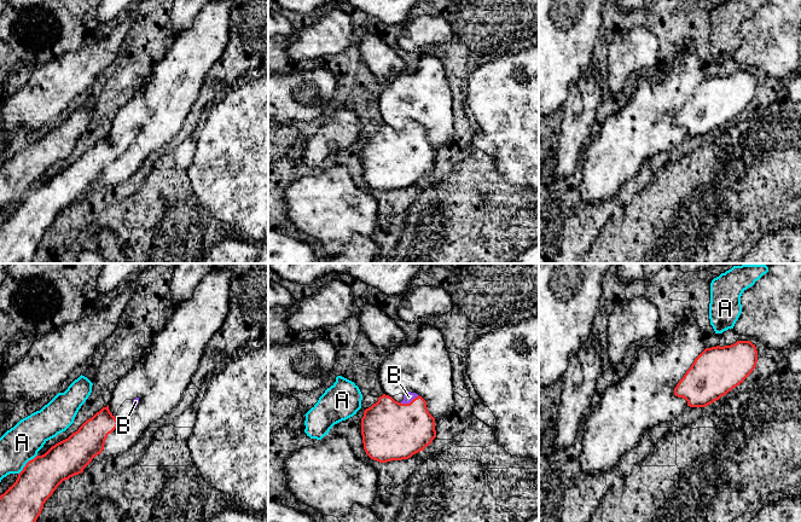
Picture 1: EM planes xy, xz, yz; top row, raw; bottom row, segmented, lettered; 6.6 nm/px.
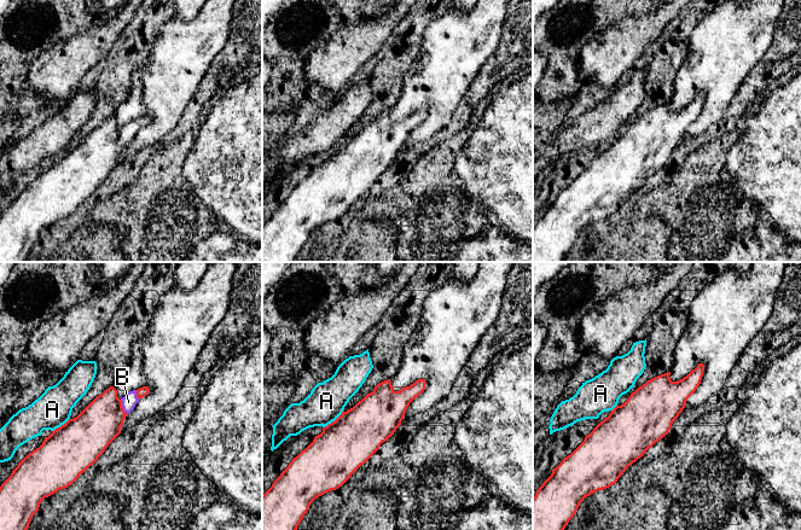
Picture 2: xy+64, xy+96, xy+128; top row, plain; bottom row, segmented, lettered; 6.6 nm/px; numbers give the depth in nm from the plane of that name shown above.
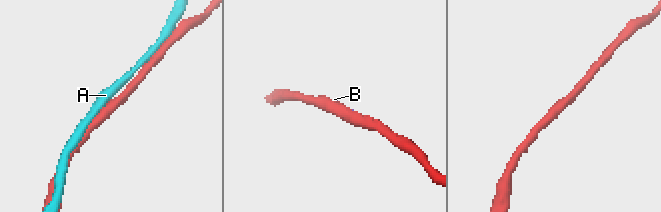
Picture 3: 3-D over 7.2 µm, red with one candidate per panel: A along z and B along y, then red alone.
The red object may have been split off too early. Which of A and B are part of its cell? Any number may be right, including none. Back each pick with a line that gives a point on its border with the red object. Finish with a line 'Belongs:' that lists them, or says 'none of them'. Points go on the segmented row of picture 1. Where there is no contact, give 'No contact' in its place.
B: Touches red at xz (410, 402)
Belongs: B

